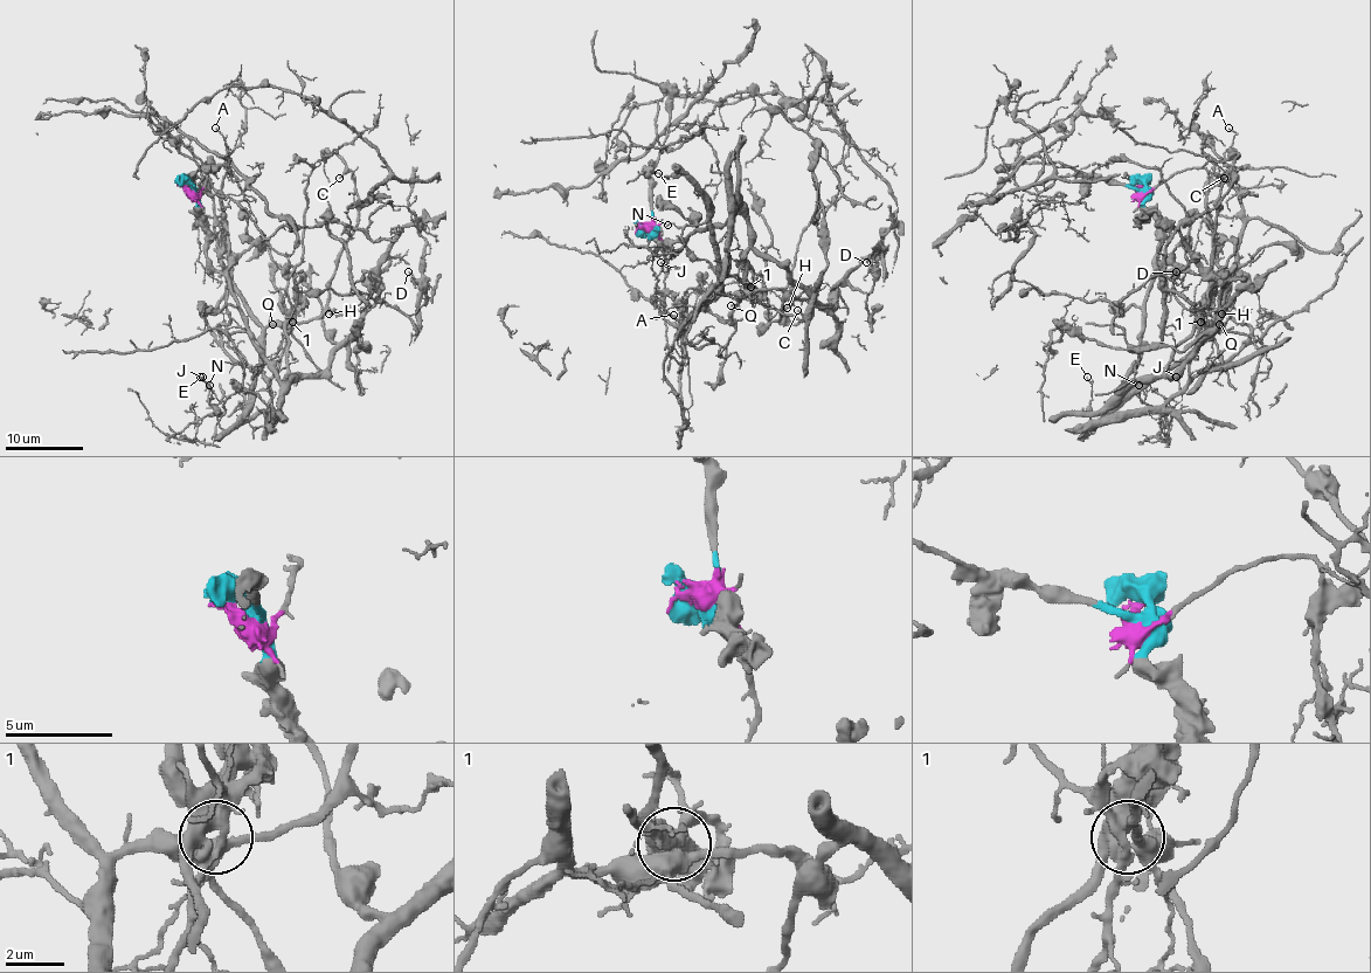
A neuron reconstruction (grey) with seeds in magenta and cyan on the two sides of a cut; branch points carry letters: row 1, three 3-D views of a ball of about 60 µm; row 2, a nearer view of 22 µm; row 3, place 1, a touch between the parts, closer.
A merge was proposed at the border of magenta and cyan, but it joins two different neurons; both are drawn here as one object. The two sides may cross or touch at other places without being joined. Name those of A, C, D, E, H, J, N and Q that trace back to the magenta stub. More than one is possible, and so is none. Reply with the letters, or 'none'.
none

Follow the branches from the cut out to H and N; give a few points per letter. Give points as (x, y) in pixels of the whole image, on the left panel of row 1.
H: (182, 184), (207, 233), (207, 261), (227, 280), (258, 354), (284, 381), (285, 326), (329, 314)
N: (182, 184), (207, 233), (207, 261), (284, 381), (285, 321), (270, 325), (247, 392), (221, 401), (209, 386)

